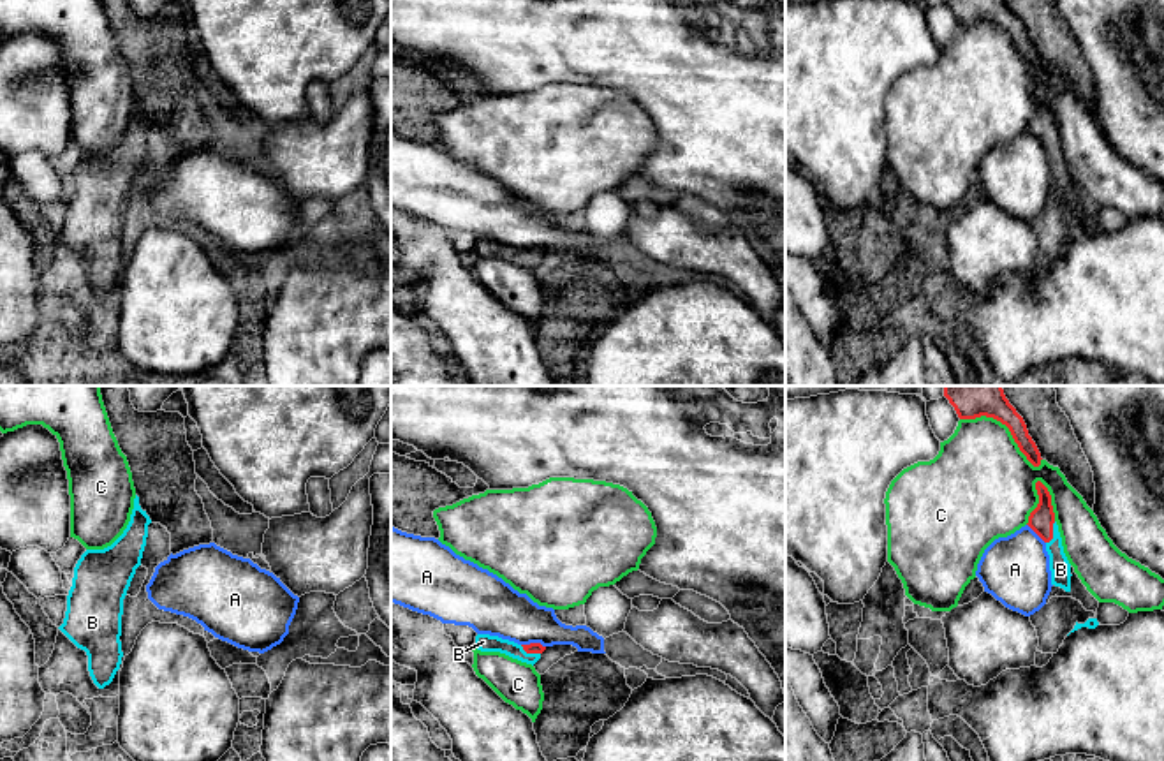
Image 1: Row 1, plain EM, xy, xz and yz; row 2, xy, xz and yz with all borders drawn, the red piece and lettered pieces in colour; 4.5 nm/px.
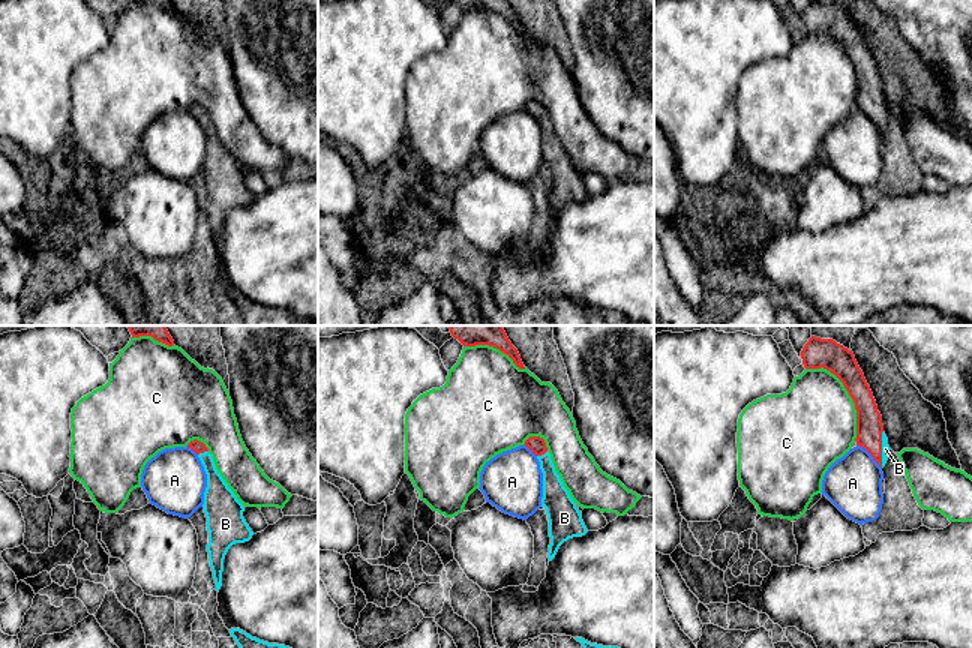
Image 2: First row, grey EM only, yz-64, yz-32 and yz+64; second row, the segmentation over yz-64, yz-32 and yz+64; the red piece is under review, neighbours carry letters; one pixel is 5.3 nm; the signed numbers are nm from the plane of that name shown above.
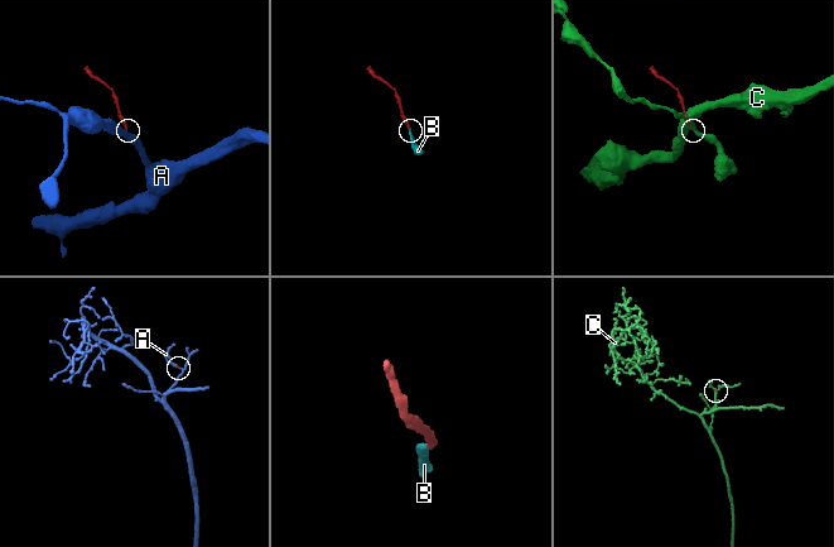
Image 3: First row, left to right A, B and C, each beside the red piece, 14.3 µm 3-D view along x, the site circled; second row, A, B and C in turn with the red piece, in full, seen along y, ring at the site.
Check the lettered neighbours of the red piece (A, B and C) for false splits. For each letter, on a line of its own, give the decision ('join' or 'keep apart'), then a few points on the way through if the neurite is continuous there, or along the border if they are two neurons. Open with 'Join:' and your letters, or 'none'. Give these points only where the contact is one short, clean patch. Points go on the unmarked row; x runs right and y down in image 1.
Join: B
A: keep apart; border along xz (522, 249), (541, 249), (545, 252)
B: join; runs through yz (1041, 125), (1052, 138), (1060, 175)
C: keep apart

